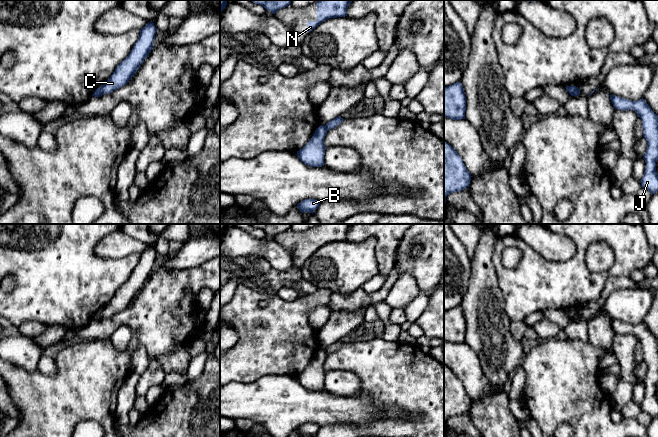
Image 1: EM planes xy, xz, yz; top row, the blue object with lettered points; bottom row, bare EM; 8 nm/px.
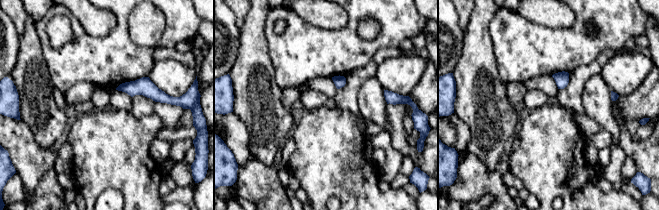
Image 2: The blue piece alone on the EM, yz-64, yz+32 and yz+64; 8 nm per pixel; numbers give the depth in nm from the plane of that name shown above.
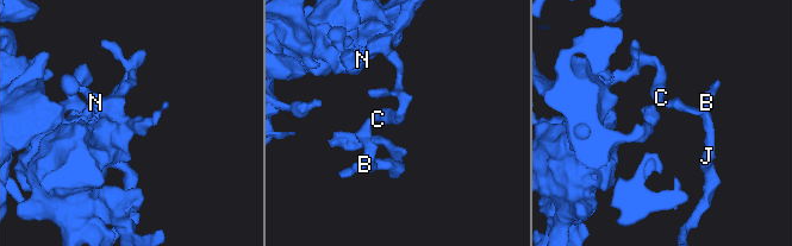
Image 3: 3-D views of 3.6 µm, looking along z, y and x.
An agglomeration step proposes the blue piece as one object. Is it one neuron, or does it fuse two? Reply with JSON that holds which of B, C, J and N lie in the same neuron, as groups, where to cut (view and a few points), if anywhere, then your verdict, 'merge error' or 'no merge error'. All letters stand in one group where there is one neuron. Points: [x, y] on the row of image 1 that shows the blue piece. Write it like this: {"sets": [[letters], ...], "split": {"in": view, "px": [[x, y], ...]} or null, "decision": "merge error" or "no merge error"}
{"sets": [["B", "J"], ["C", "N"]], "split": {"in": "xy", "px": [[99, 88], [102, 94]]}, "decision": "merge error"}

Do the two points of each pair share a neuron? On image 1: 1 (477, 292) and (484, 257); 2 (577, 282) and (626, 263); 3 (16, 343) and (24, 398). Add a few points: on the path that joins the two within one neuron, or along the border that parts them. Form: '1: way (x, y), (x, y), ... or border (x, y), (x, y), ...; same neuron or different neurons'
1: way (482, 283), (482, 266); same neuron
2: way (578, 260), (591, 236), (613, 241); same neuron
3: border (10, 362), (28, 371), (37, 370); different neurons

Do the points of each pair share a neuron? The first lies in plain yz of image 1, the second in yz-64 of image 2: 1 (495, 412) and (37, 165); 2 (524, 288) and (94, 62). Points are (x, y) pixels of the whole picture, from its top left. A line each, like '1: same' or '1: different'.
1: different
2: same

